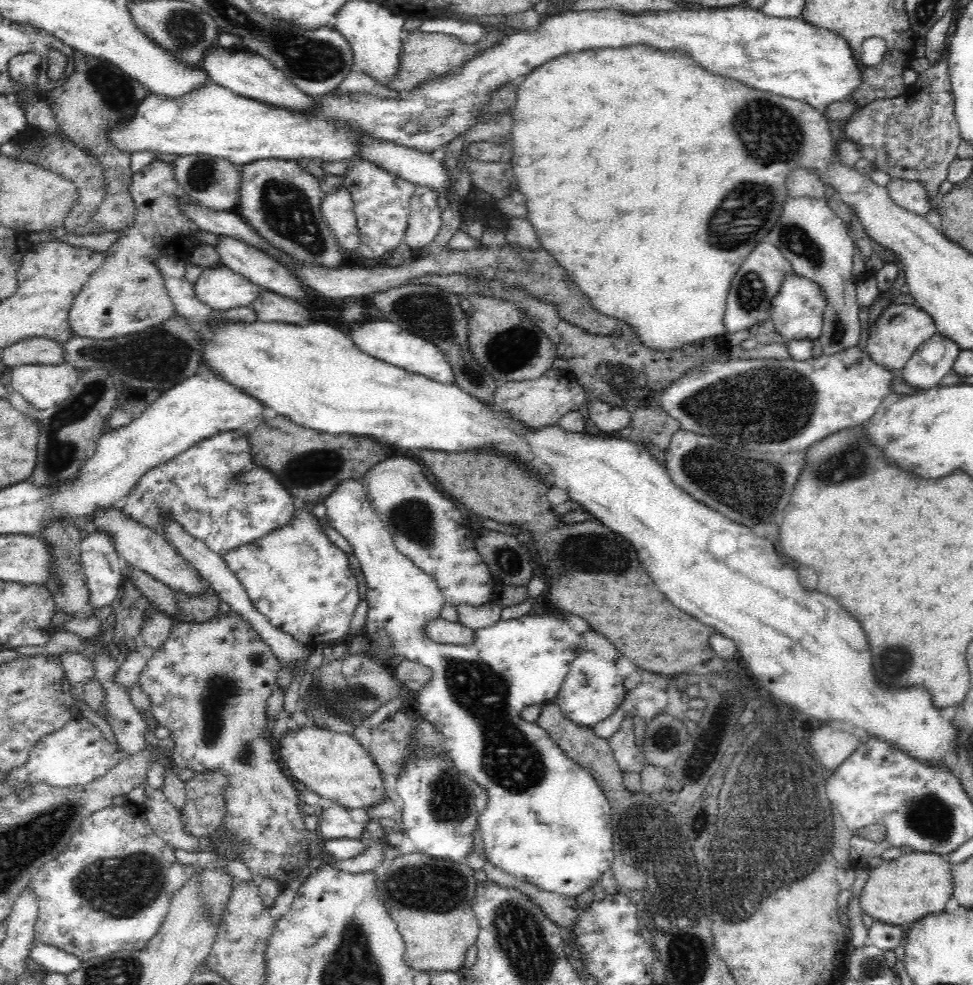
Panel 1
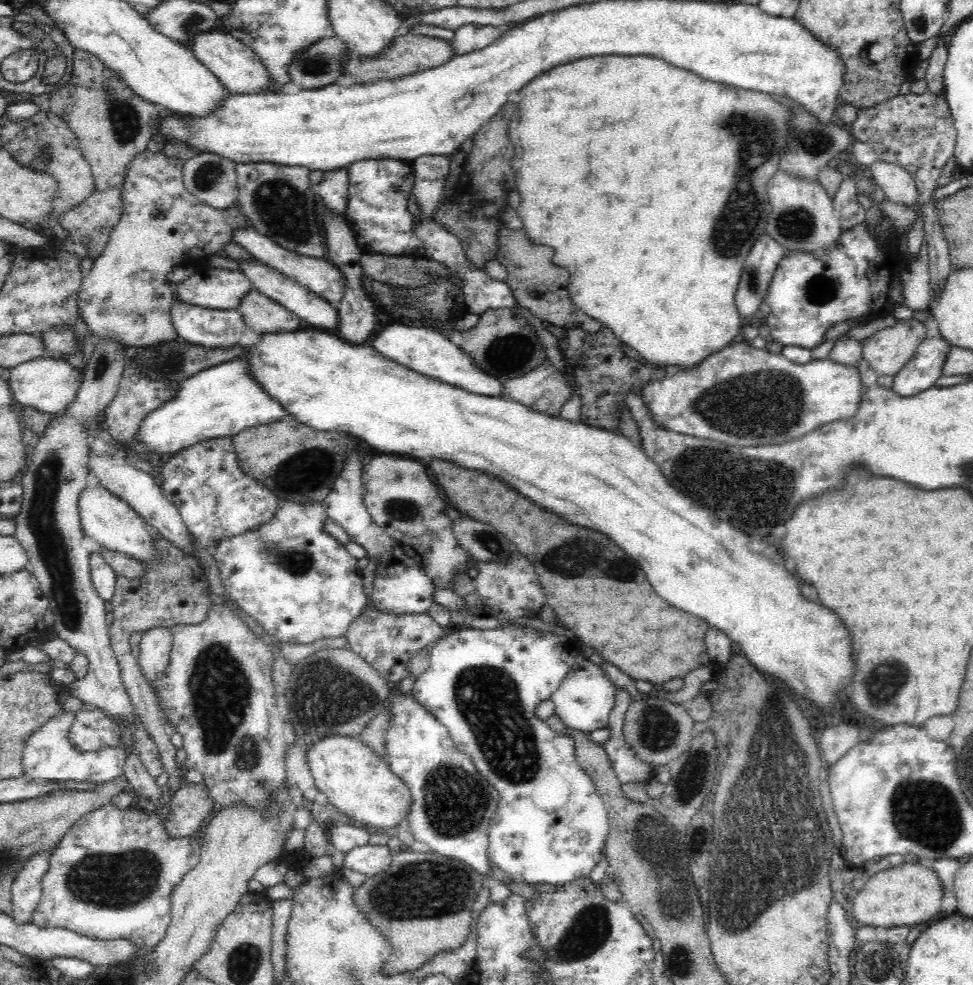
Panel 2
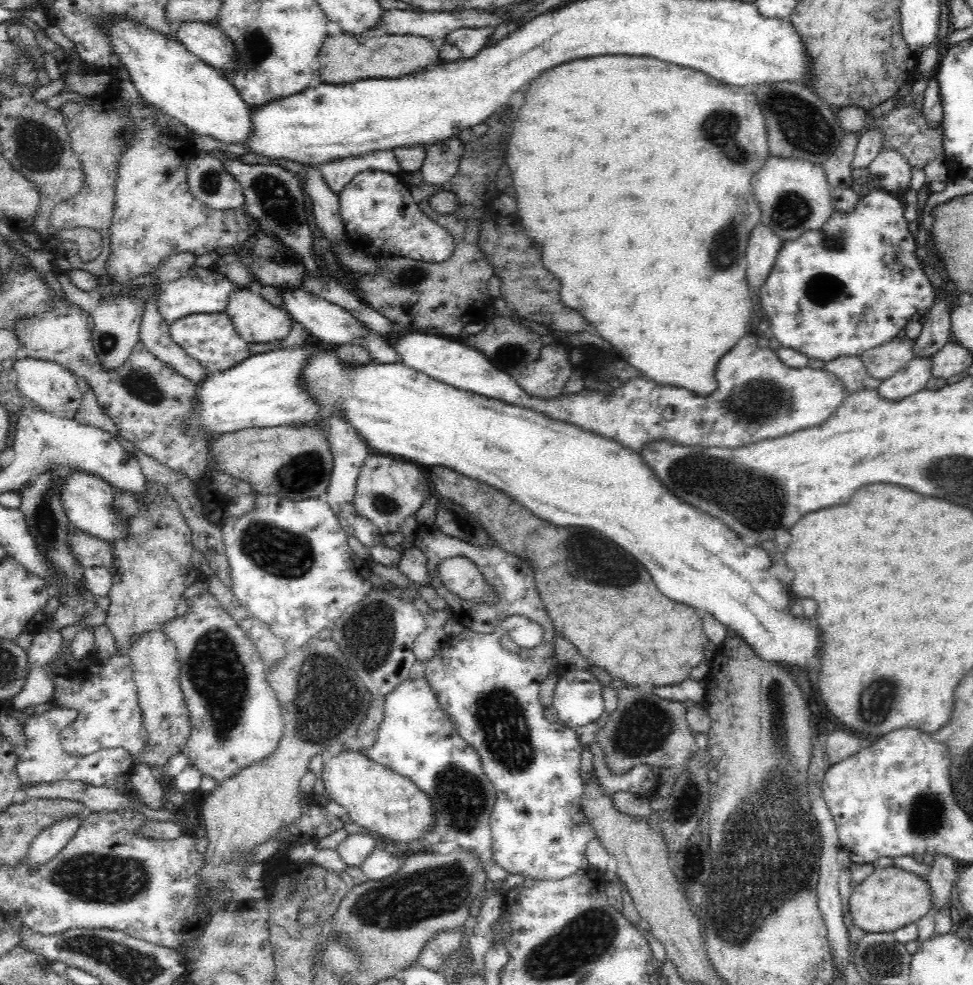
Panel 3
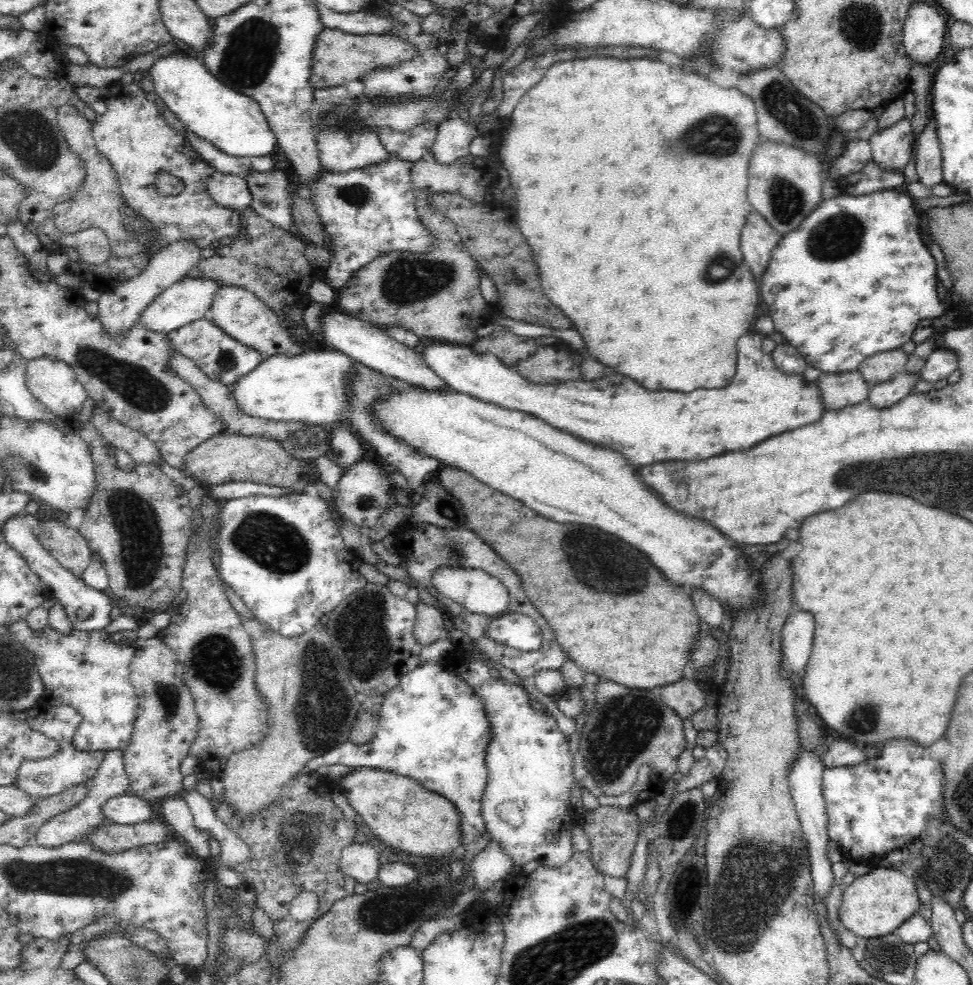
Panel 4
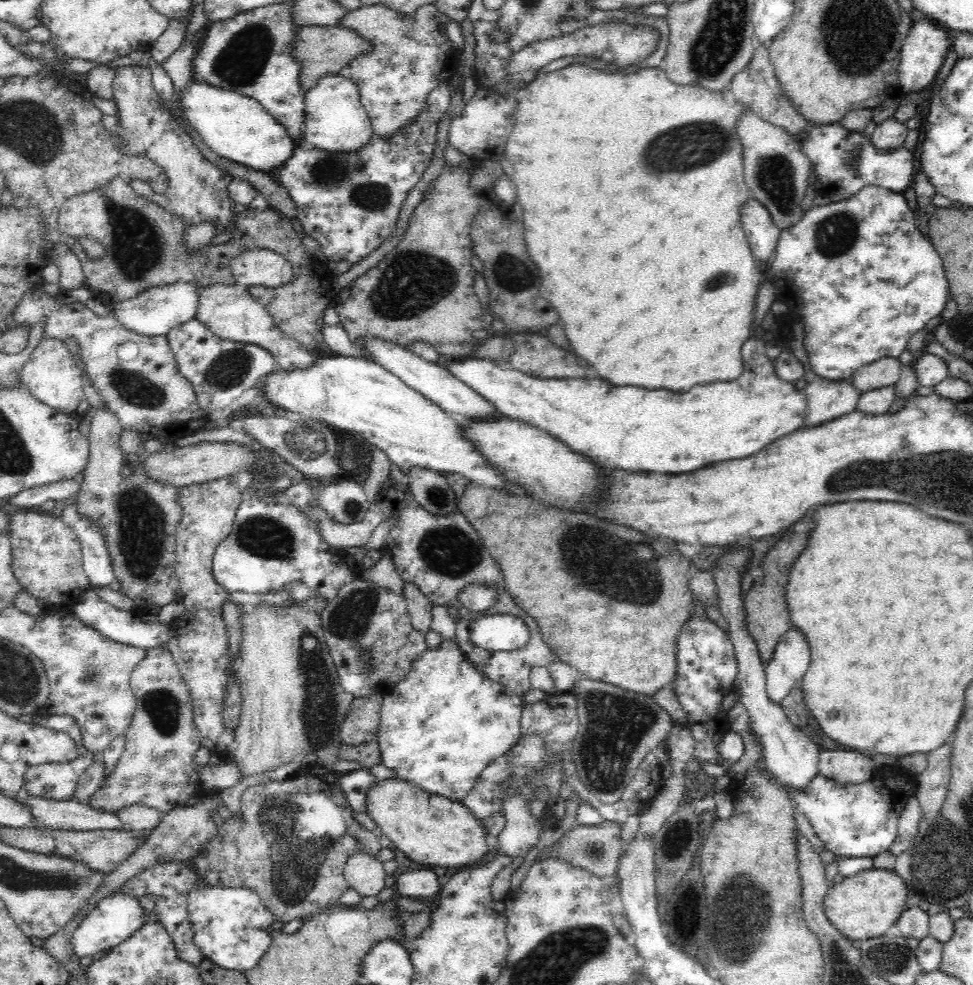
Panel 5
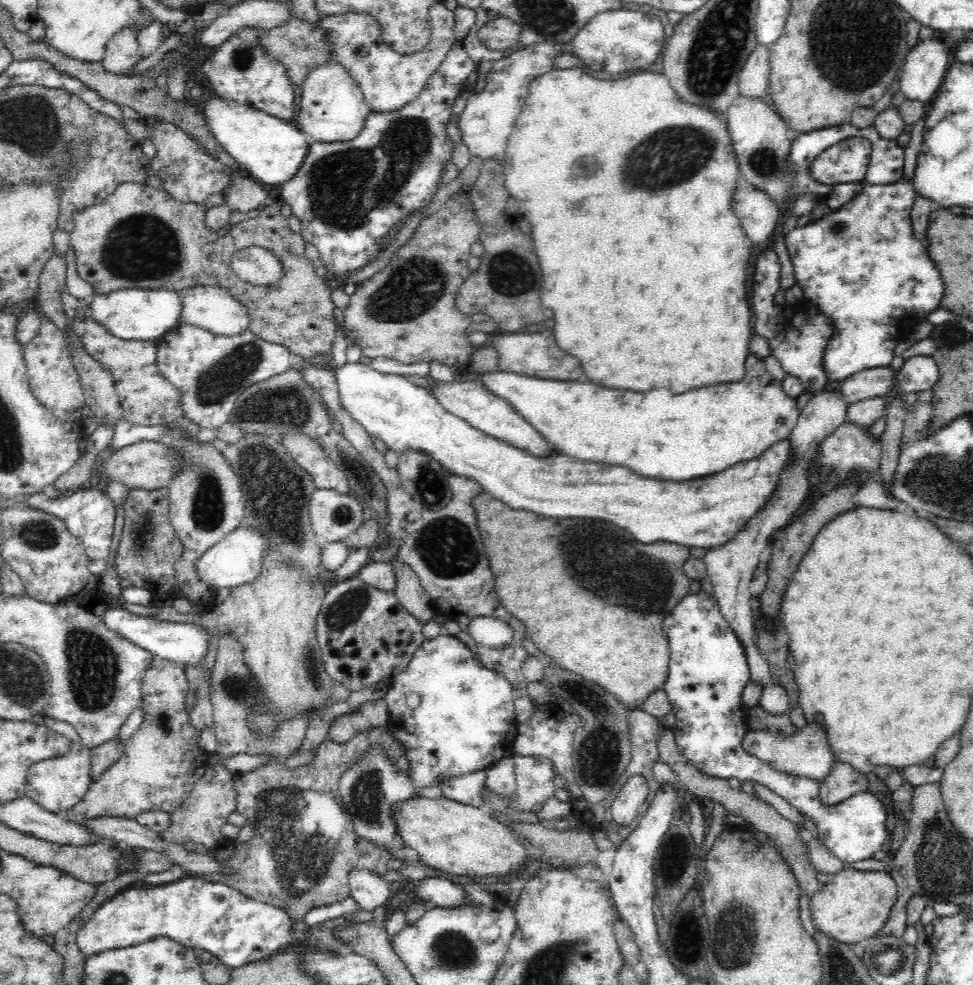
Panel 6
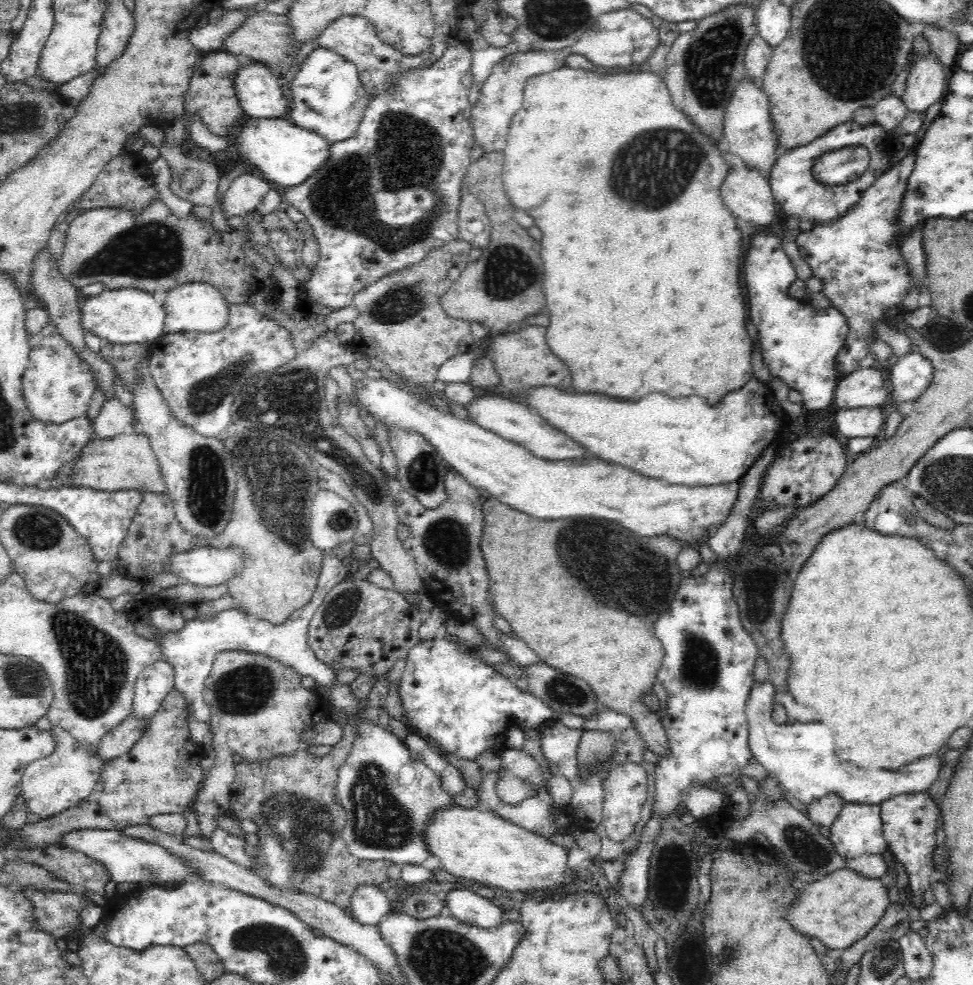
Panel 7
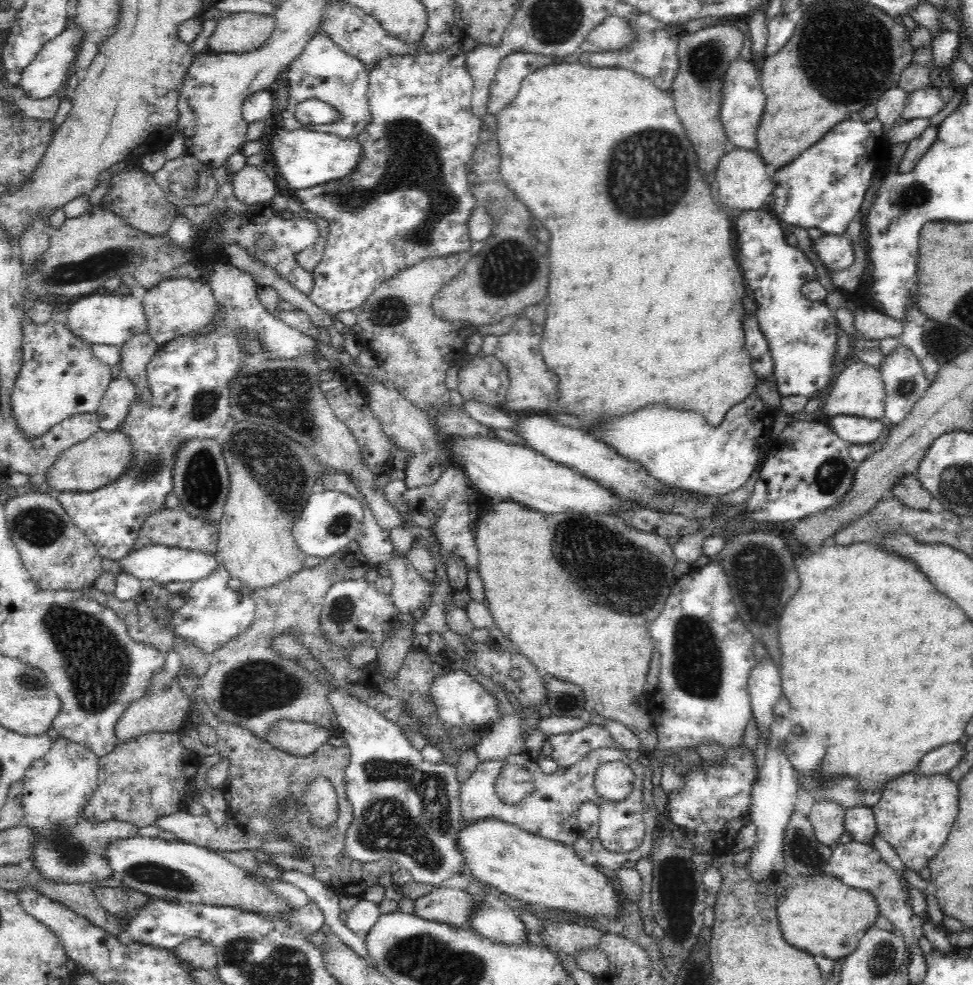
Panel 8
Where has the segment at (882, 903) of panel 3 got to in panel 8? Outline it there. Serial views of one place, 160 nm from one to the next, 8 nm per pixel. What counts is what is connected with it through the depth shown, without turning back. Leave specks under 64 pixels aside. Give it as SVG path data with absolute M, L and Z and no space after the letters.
M826 871L818 876L795 875L785 872L779 873L775 884L778 894L778 923L782 929L783 938L788 944L794 944L799 950L806 950L813 956L827 956L827 958L838 959L848 956L856 950L860 939L866 931L882 923L874 897L861 888L846 886L831 871Z

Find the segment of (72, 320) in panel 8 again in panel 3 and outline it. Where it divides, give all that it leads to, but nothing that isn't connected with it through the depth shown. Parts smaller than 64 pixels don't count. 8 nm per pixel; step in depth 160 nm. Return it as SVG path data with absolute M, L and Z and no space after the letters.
M193 265L186 275L170 280L162 286L162 294L158 297L158 312L170 326L175 321L189 315L215 314L226 310L228 297L237 286L212 268Z

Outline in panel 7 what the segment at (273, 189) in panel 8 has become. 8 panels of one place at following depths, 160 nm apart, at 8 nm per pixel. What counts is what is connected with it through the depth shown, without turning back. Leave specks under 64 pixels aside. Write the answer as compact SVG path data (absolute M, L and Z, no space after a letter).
M251 173L236 177L225 192L221 210L228 219L232 216L245 216L256 211L270 189L268 181Z

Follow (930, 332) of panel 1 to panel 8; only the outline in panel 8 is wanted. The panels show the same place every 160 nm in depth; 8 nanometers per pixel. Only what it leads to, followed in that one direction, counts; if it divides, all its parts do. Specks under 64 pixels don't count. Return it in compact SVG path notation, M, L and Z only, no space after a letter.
M863 361L850 364L838 374L833 382L834 386L831 386L828 400L824 405L824 414L828 414L828 416L862 416L872 420L884 419L886 389L882 384L881 372L878 372L874 366Z

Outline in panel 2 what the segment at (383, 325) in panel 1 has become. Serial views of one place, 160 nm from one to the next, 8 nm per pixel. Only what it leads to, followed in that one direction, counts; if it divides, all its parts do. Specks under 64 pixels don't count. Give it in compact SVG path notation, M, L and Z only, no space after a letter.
M390 324L374 336L376 338L370 338L367 345L370 345L385 358L398 362L409 370L432 379L441 380L443 383L451 384L477 395L498 397L498 394L502 392L502 382L500 380L489 376L481 368L475 366L473 358L462 351L459 343L449 340L442 333L432 332L432 330L426 330L426 328Z

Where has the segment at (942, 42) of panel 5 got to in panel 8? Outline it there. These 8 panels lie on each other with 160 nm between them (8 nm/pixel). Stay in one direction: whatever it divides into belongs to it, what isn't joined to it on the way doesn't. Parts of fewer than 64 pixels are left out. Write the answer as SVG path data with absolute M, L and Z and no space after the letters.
M932 83L920 90L912 90L907 93L903 113L899 122L918 117L931 117L944 108L939 88Z

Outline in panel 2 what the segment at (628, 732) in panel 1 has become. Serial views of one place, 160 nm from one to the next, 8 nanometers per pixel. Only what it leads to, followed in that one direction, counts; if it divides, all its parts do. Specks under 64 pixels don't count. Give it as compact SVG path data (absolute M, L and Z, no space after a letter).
M618 687L616 704L607 724L610 727L611 735L603 744L612 768L618 776L618 781L622 785L637 781L646 782L656 774L655 766L640 760L634 750L630 750L623 734L625 713L631 702L631 695L628 691Z

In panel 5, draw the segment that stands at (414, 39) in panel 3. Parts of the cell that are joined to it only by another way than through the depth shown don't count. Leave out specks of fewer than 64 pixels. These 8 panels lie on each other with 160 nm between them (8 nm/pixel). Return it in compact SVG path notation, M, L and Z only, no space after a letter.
M310 25L300 27L294 36L293 54L301 66L299 70L299 83L306 92L317 83L318 79L326 75L336 75L343 68L349 67L354 58L370 52L373 46L363 36L351 28L328 25Z

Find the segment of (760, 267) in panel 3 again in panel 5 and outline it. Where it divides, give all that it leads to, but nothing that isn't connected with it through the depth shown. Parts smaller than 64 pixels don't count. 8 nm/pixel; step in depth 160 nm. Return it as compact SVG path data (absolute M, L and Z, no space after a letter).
M750 198L739 208L741 225L756 260L768 260L773 257L780 229L773 223L768 209L760 201Z

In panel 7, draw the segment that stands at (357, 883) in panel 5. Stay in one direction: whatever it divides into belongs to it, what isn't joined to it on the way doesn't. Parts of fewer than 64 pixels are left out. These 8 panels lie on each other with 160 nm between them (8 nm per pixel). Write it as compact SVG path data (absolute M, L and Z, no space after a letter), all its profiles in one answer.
M361 883L351 896L352 918L360 924L378 925L379 922L389 915L393 903L386 897L386 891L379 886Z

